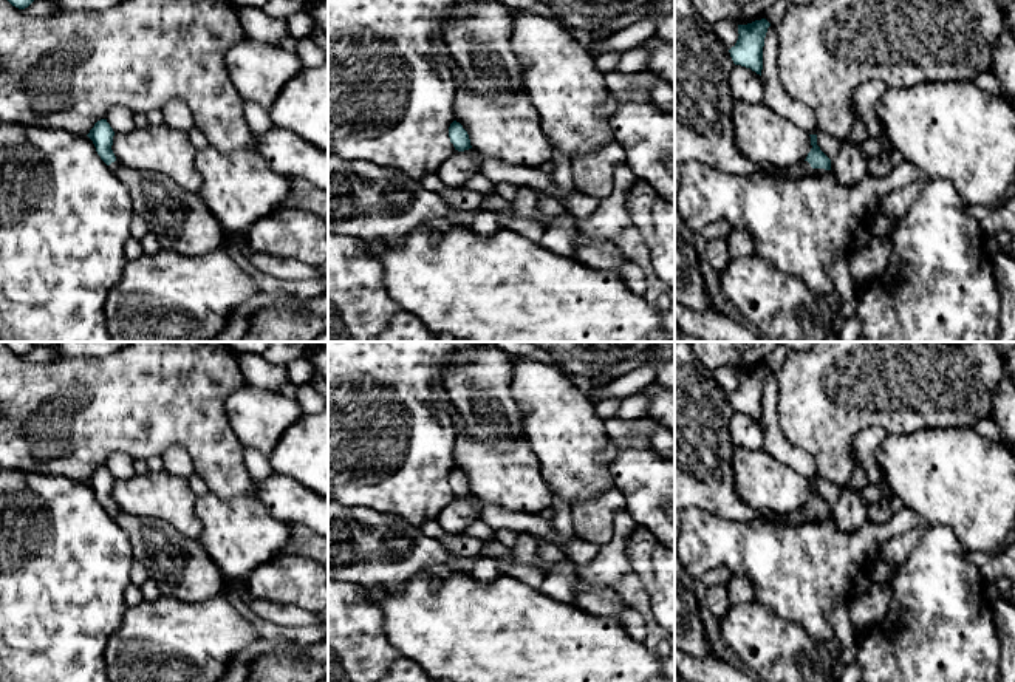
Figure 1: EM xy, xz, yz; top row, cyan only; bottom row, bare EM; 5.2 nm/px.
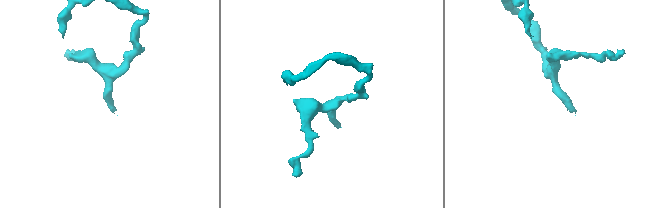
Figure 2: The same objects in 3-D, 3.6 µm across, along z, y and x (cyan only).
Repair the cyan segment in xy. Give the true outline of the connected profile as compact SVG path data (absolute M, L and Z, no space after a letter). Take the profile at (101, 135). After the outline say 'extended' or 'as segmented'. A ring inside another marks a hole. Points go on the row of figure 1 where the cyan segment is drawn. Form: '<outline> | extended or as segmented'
M101 119L87 135L101 159L127 187L133 210L147 221L161 247L187 257L201 257L224 244L224 227L207 210L198 193L190 193L162 173L135 170L121 164L113 150L114 131Z | extended

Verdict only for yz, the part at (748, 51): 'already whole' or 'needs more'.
needs more

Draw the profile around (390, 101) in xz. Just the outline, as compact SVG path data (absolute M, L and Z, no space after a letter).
M328 0L328 152L345 161L367 159L421 181L436 173L455 147L449 127L455 121L456 84L435 57L433 36L455 14L455 0Z

